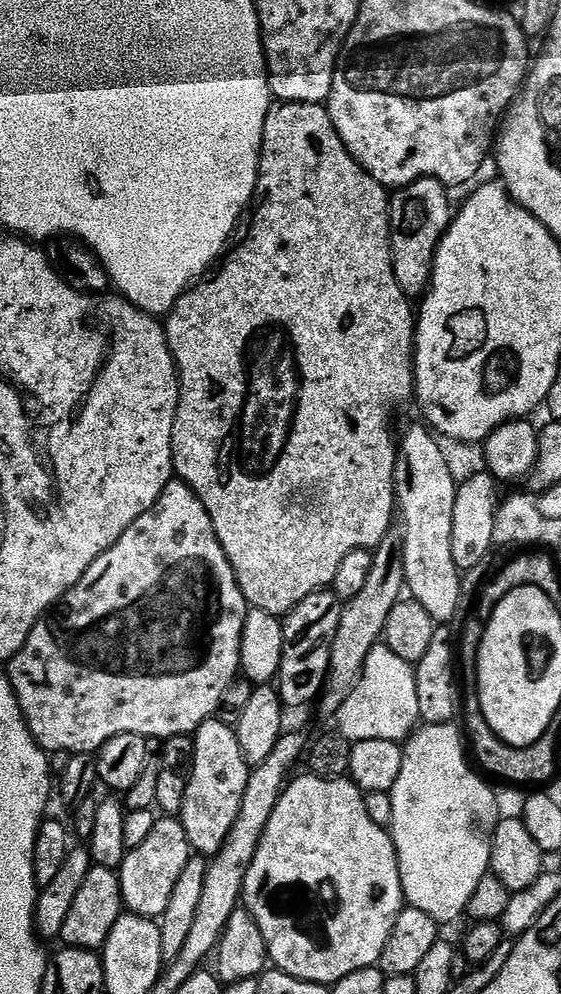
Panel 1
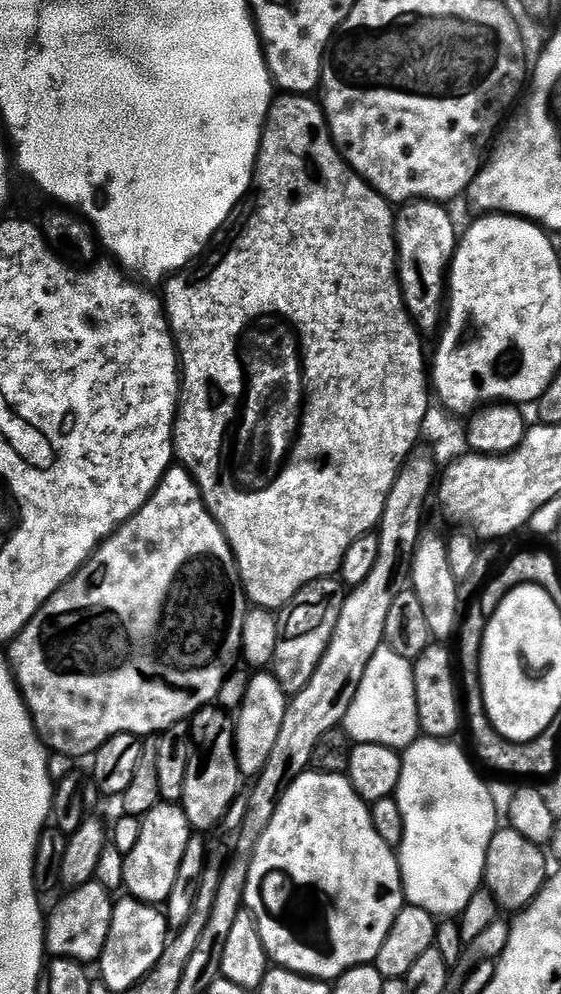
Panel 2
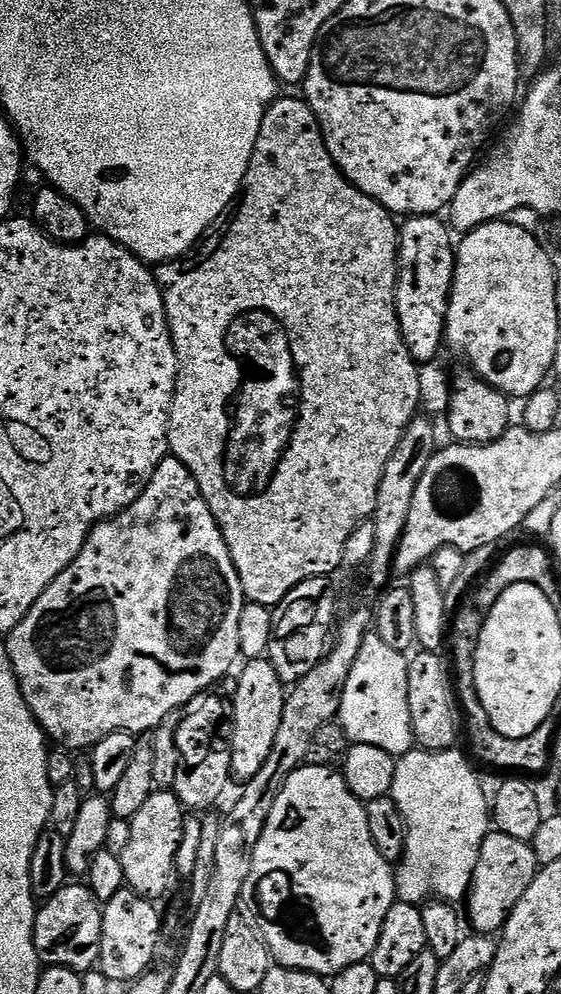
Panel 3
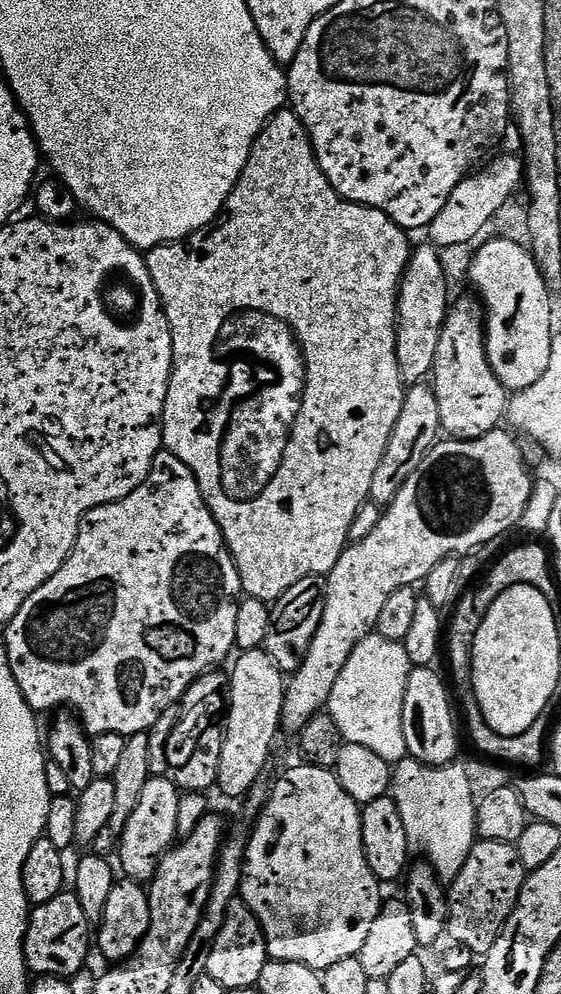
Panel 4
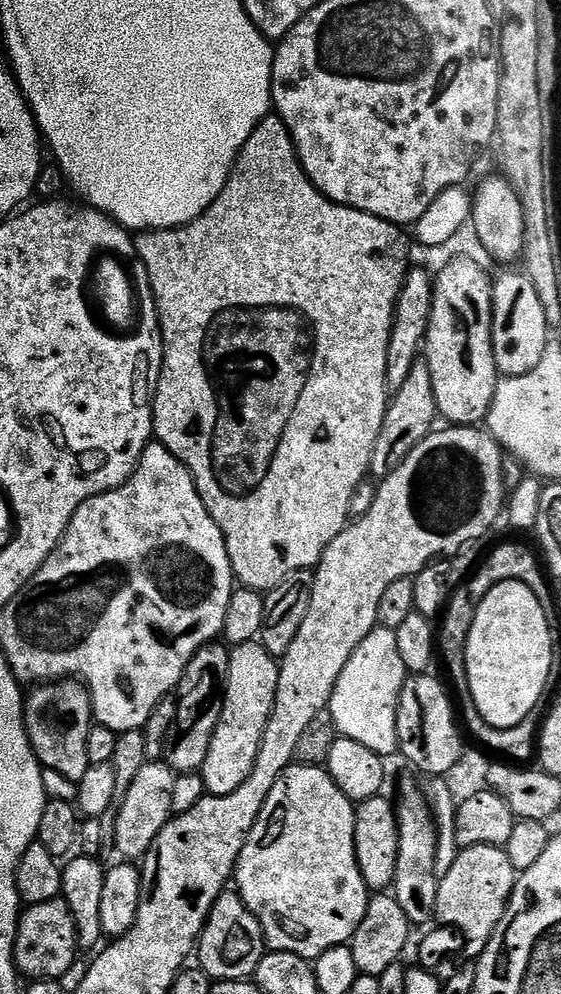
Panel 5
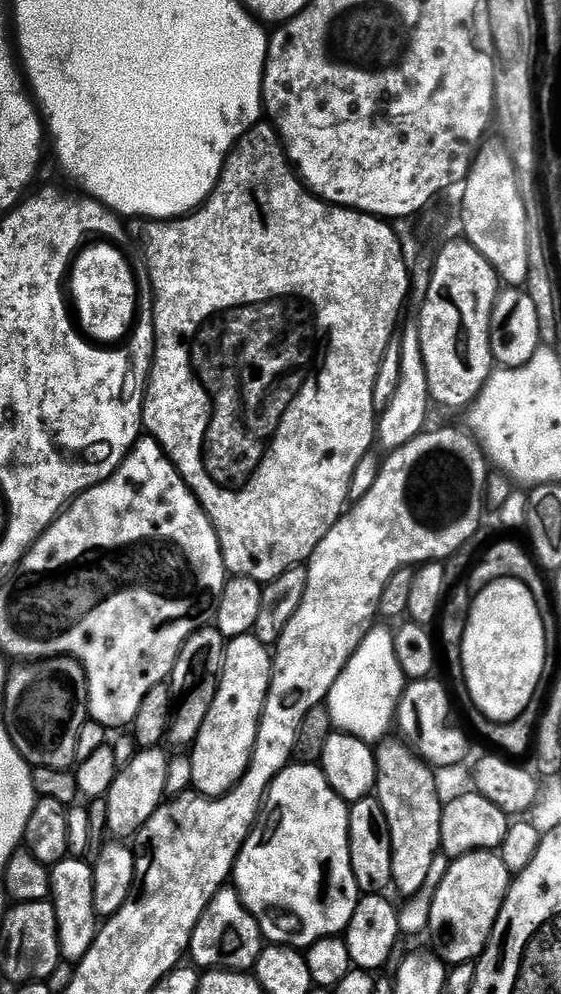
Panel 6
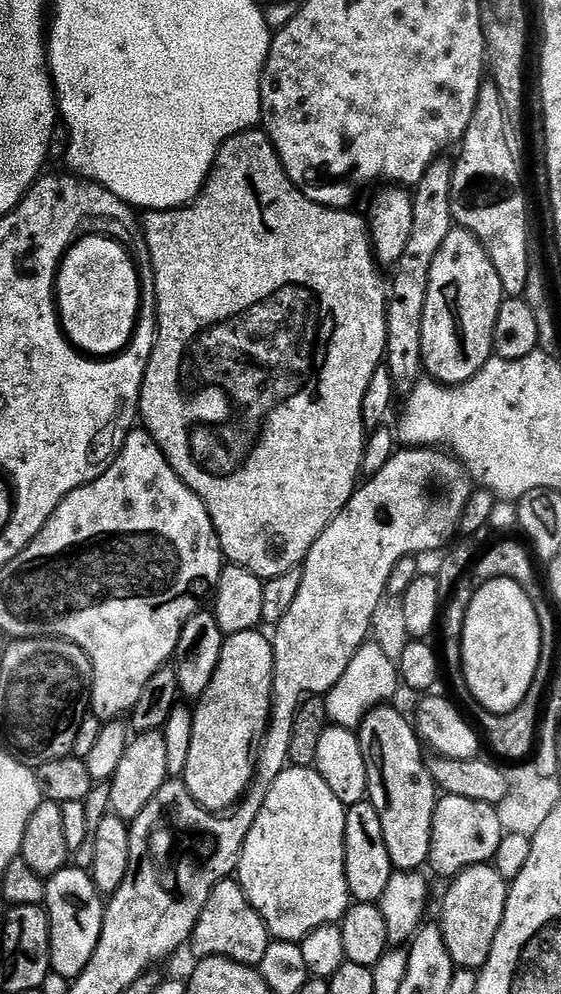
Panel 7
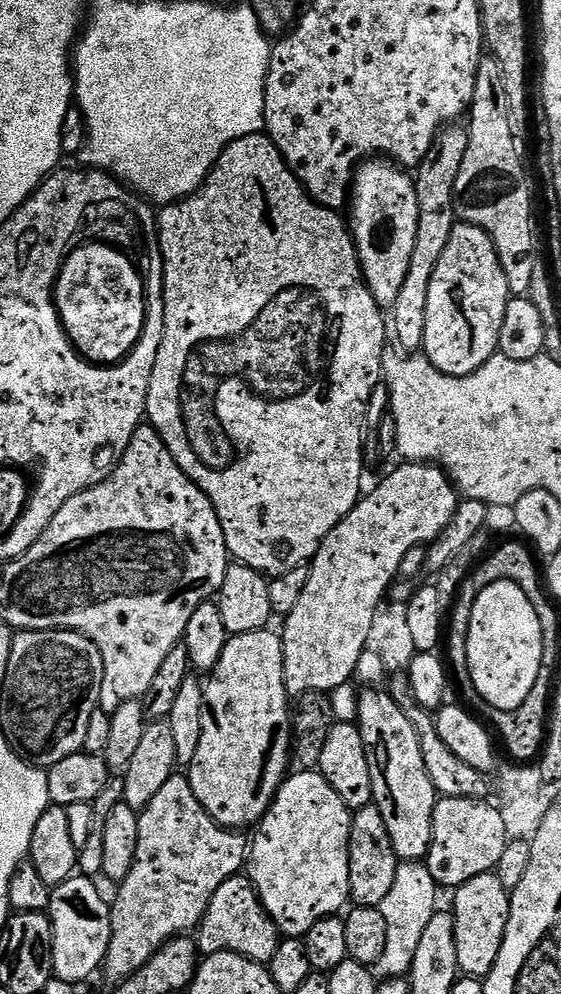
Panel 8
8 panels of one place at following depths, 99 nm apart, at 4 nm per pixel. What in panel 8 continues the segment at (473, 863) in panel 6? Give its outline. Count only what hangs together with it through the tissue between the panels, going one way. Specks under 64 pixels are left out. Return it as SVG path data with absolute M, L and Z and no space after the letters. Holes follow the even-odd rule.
M495 871L483 872L470 878L455 889L450 905L454 918L454 950L456 966L464 976L483 978L488 975L498 956L502 944L508 911L510 910L510 892L502 886Z

